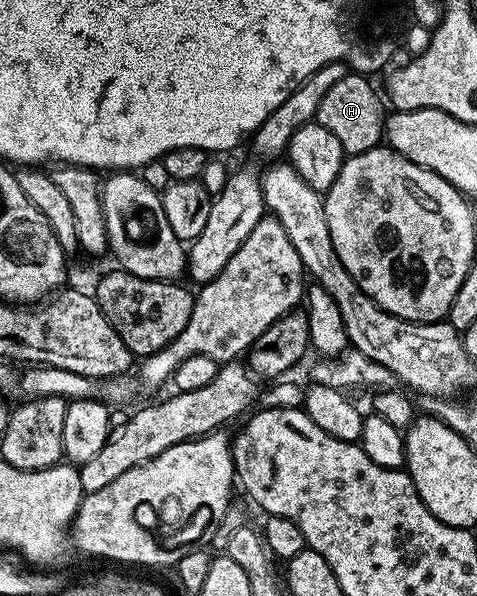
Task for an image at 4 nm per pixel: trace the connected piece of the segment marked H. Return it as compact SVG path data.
M349 71L342 79L338 79L338 83L334 83L334 87L330 87L330 91L326 91L326 96L323 97L314 118L322 127L326 127L326 131L334 134L338 139L338 143L342 143L345 154L348 155L370 151L384 141L386 105L382 97L382 102L380 102L375 87L368 80L369 78L359 71Z

